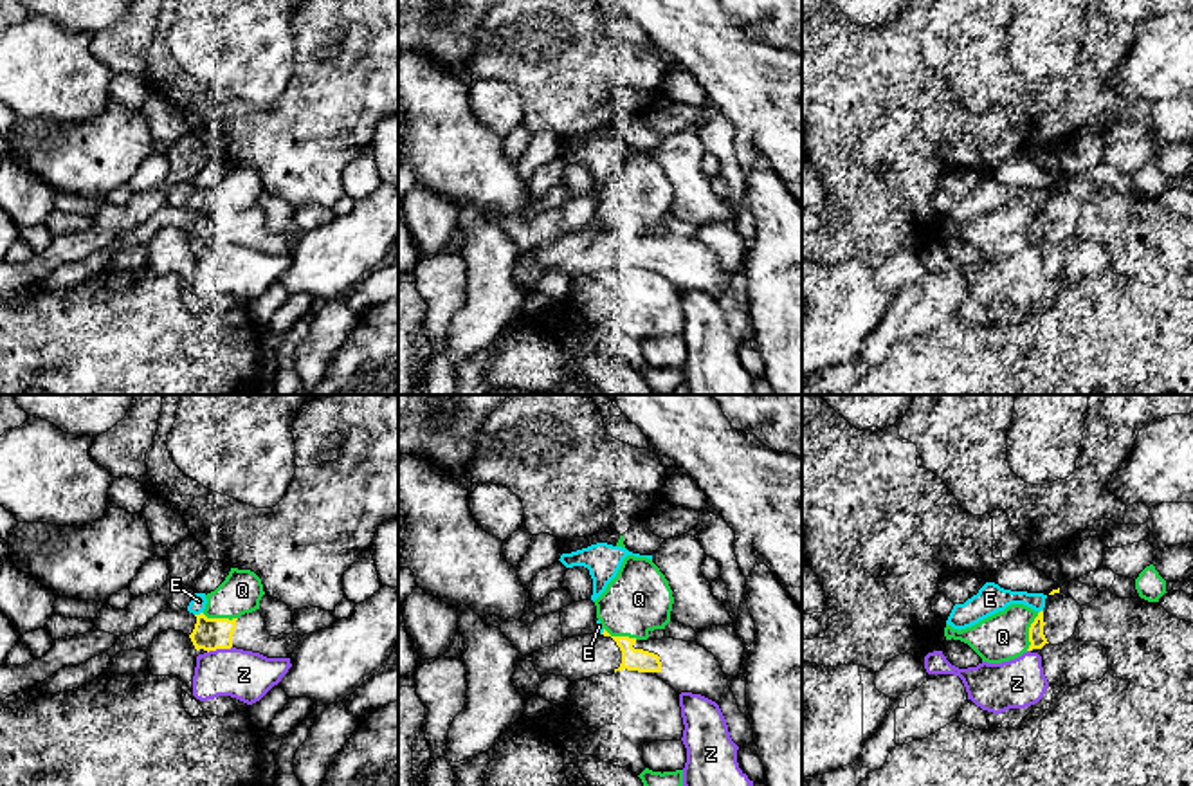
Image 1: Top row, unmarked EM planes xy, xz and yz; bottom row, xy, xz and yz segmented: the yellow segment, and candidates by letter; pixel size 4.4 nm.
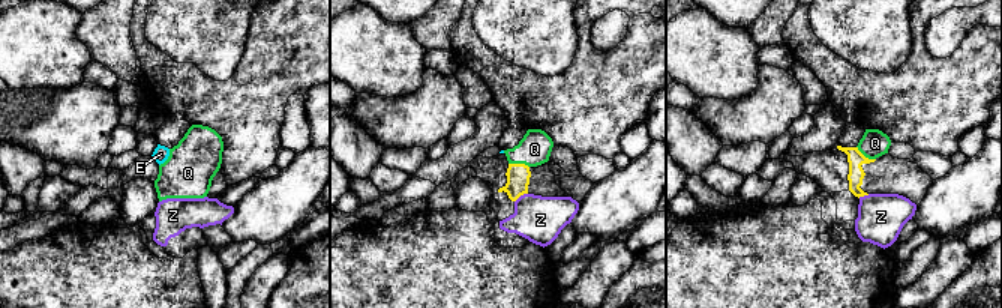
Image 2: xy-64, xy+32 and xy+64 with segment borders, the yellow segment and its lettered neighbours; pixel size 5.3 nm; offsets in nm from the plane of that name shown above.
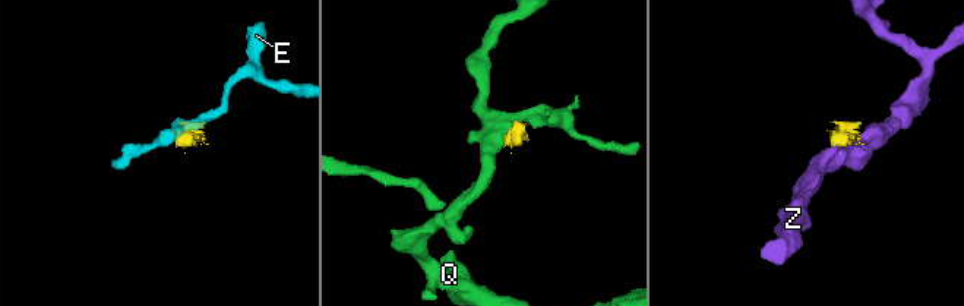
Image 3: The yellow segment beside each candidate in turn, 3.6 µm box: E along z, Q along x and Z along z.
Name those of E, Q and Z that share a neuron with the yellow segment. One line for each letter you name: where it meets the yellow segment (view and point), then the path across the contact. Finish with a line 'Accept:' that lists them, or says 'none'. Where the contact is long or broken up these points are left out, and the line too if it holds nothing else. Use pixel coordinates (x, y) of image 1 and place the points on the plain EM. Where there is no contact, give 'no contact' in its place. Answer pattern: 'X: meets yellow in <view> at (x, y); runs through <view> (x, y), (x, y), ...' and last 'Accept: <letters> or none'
Accept: none

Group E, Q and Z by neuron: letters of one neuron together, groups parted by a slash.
E / Q / Z

